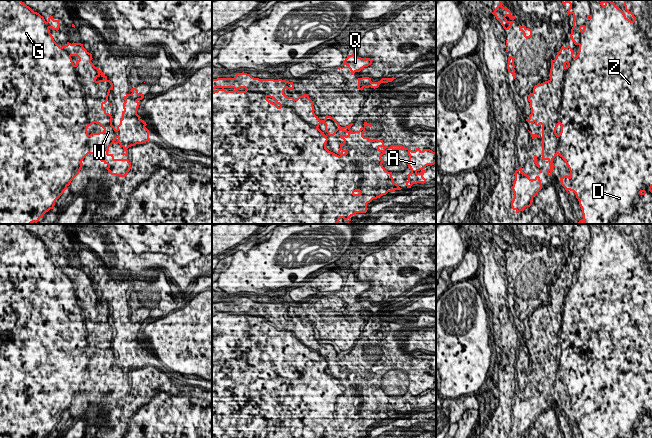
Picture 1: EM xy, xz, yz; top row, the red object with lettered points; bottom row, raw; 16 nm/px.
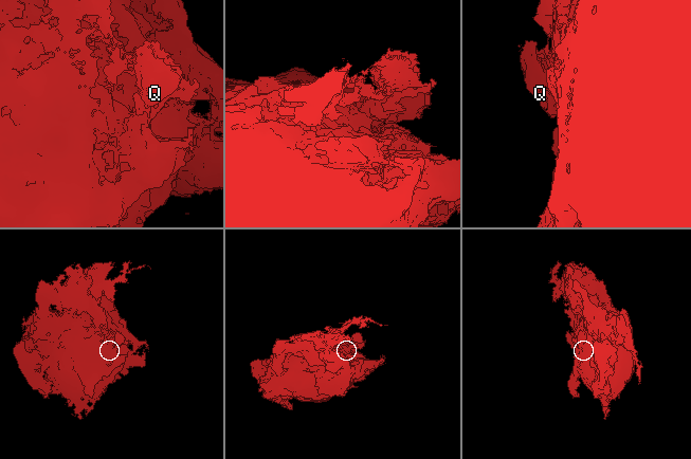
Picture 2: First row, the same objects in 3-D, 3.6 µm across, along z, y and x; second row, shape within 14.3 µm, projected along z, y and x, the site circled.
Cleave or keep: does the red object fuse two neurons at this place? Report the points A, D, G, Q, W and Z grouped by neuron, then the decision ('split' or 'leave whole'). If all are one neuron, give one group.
A D G Q W Z | leave whole

